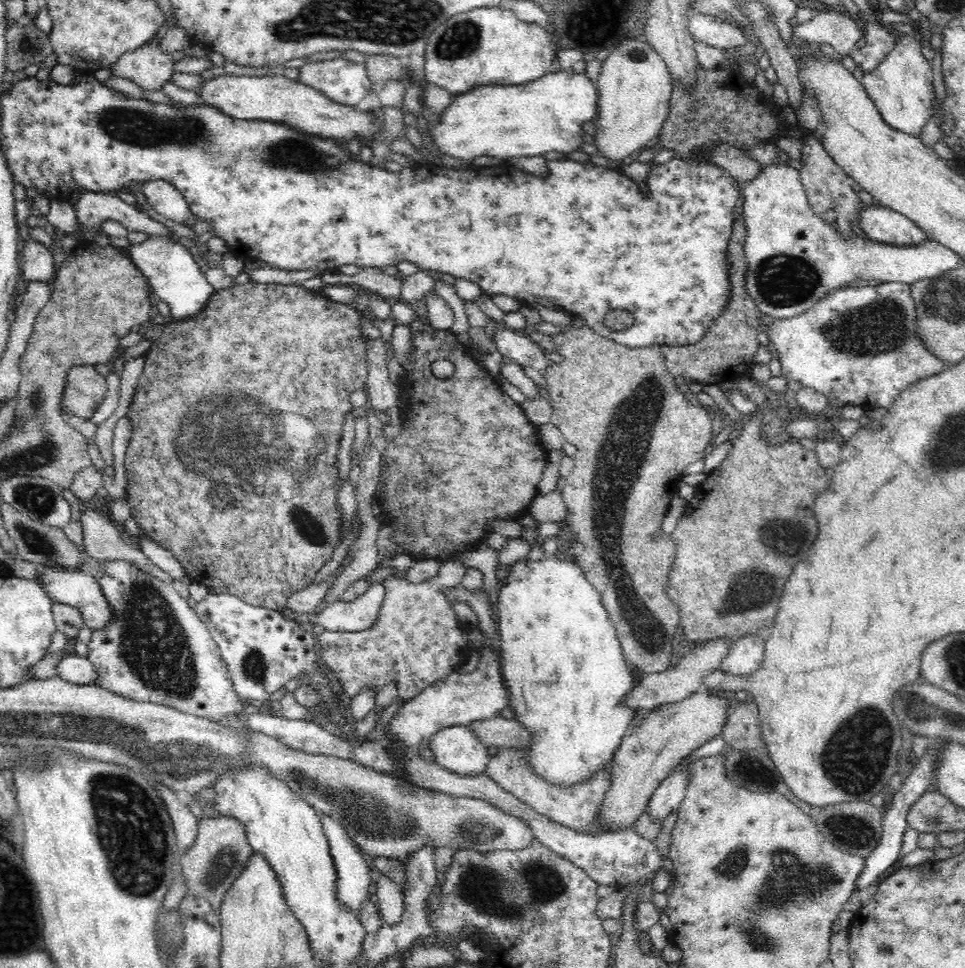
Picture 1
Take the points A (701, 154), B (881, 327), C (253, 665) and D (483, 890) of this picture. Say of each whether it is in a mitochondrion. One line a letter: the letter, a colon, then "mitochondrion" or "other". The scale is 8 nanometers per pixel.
A: other
B: mitochondrion
C: mitochondrion
D: mitochondrion

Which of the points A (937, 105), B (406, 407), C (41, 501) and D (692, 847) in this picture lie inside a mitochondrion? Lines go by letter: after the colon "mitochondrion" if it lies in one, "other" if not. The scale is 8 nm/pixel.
A: other
B: other
C: mitochondrion
D: other

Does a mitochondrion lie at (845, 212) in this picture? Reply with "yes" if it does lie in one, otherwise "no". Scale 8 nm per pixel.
no

